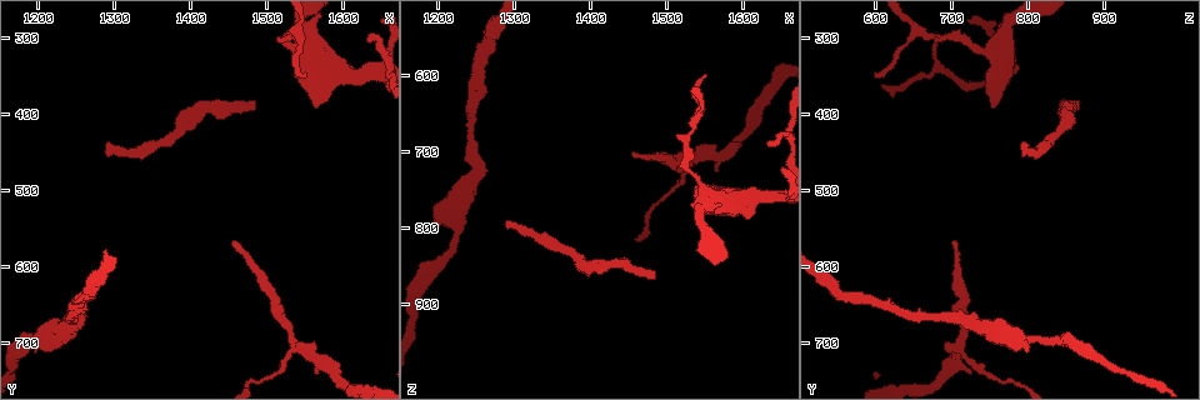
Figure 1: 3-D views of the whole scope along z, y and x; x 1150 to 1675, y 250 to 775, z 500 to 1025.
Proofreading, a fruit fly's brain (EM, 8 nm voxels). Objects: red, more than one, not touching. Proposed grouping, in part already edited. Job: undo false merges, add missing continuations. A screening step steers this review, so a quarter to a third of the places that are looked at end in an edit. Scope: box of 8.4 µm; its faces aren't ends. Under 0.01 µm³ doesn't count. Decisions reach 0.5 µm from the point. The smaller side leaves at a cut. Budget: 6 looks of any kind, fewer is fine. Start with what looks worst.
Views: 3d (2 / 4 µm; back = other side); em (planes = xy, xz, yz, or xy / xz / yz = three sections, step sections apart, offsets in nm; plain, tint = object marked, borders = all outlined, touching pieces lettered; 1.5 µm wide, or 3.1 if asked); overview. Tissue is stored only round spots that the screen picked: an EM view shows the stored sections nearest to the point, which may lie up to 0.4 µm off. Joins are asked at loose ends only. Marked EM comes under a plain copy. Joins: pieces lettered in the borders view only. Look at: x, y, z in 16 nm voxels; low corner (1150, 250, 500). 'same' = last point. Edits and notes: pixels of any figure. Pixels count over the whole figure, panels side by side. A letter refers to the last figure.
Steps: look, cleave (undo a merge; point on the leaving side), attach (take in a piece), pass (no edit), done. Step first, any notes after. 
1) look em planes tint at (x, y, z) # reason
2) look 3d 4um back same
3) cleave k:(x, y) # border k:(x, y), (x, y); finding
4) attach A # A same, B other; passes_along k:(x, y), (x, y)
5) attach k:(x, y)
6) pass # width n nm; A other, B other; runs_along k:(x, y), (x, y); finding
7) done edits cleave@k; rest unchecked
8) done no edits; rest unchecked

look 3d 2um at (1480, 380, 870) # an open end

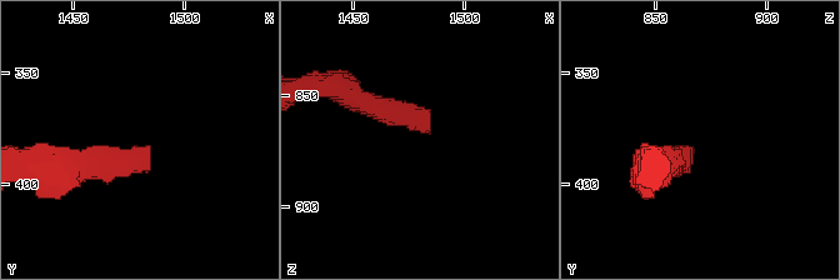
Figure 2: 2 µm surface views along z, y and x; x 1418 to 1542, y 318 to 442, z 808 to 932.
look em planes borders at (1481, 383, 868)

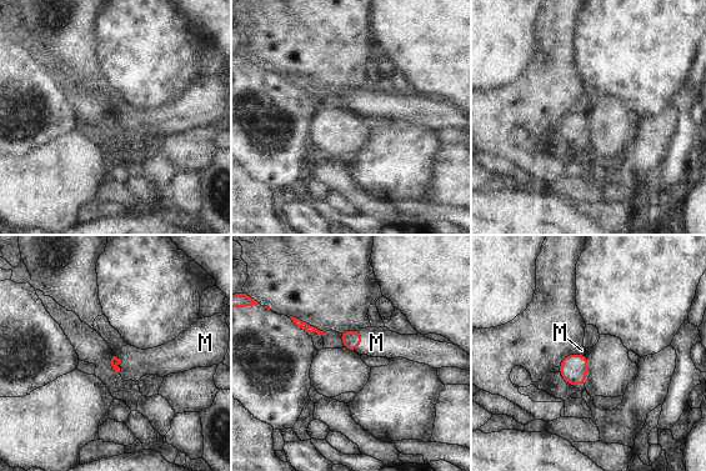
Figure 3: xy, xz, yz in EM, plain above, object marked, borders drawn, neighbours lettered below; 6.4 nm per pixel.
attach M # M same; passes_along 3:(351, 340), (360, 340), (376, 342); it goes on there

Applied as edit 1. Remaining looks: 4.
look overview

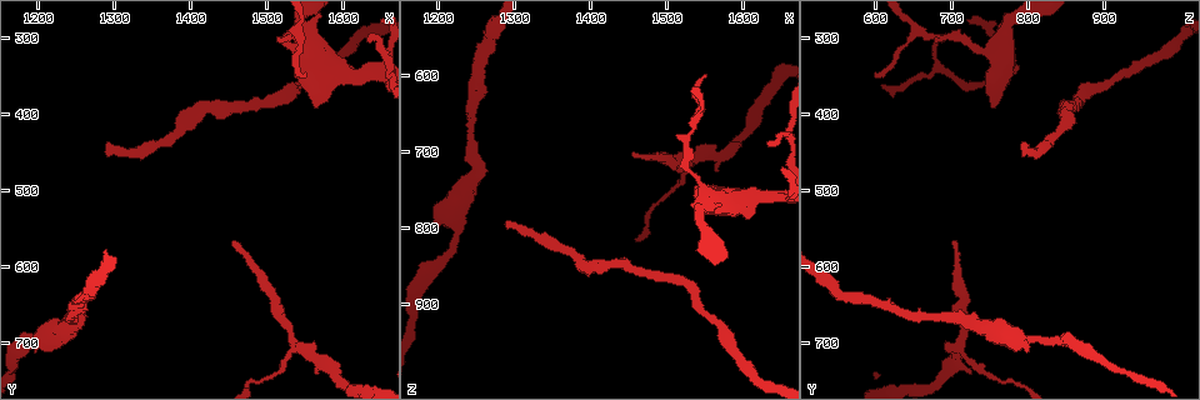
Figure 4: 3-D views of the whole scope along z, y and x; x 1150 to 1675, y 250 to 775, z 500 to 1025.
look 3d 4um at (1565, 370, 760) # calibre changes

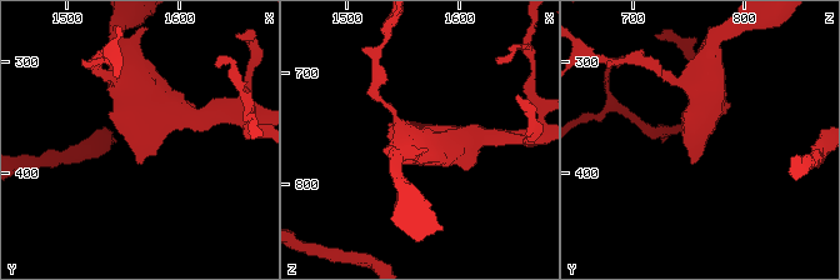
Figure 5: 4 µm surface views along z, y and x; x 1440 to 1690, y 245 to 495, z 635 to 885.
look em xy step 4 tint at (1570, 368, 756)

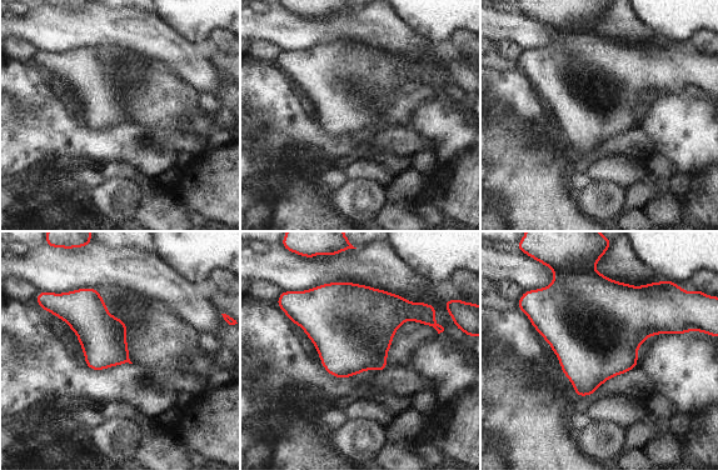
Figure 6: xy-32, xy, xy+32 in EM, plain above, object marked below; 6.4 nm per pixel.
look em planes borders same # another direction

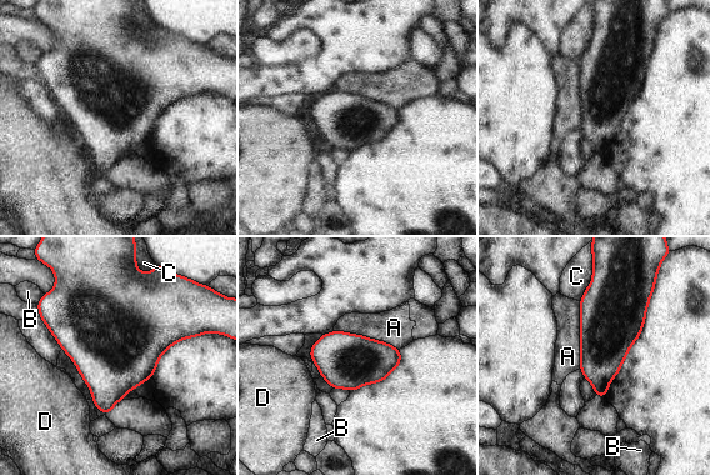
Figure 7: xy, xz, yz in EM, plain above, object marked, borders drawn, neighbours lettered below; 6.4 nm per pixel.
pass # A other, B other, C other, D other; border 7:(579, 301), (580, 368); continuous, no second neuron

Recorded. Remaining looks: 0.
done edits attach@3; rest unchecked

